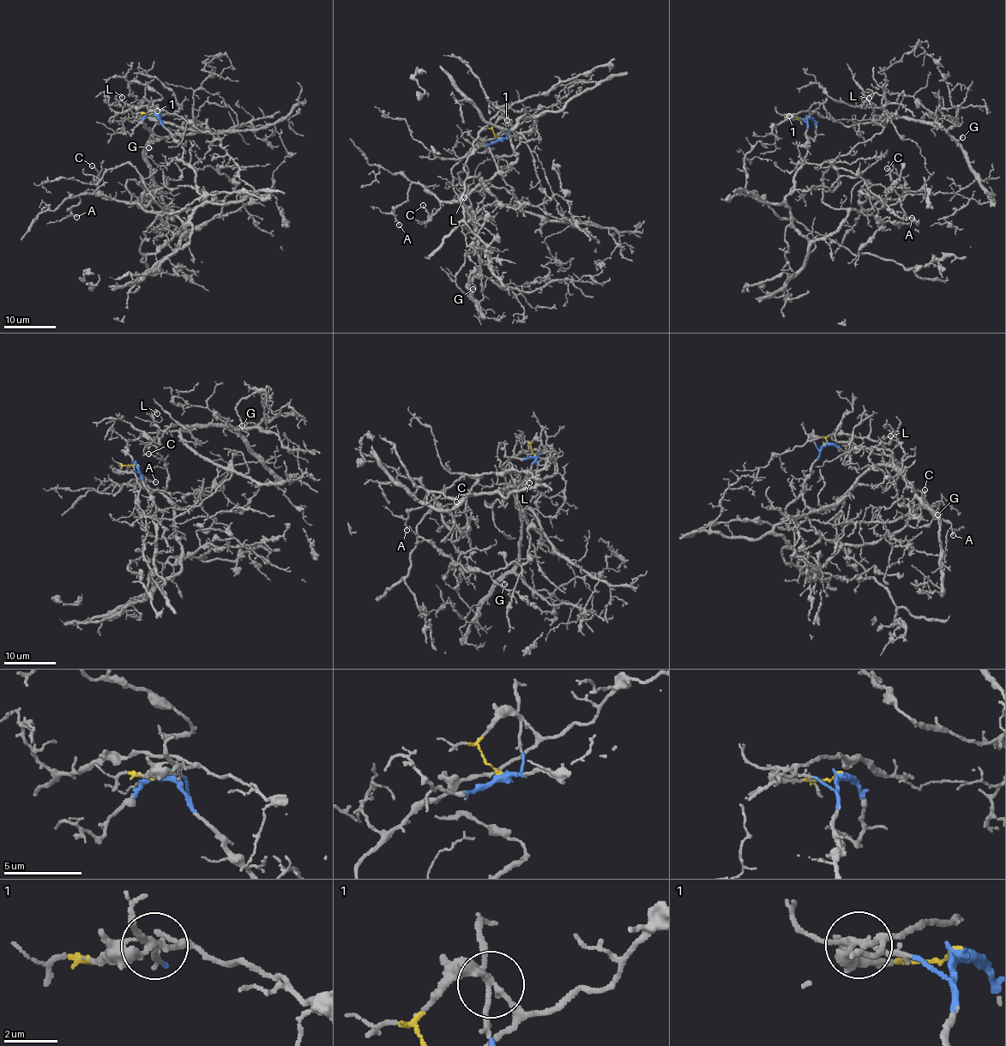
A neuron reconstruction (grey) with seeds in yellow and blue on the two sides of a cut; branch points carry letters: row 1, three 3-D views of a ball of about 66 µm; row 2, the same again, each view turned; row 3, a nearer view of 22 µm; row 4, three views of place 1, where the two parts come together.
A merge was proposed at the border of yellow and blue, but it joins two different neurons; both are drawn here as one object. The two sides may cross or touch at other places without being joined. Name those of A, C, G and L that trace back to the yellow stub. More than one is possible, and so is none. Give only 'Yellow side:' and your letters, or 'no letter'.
Yellow side: G, L

